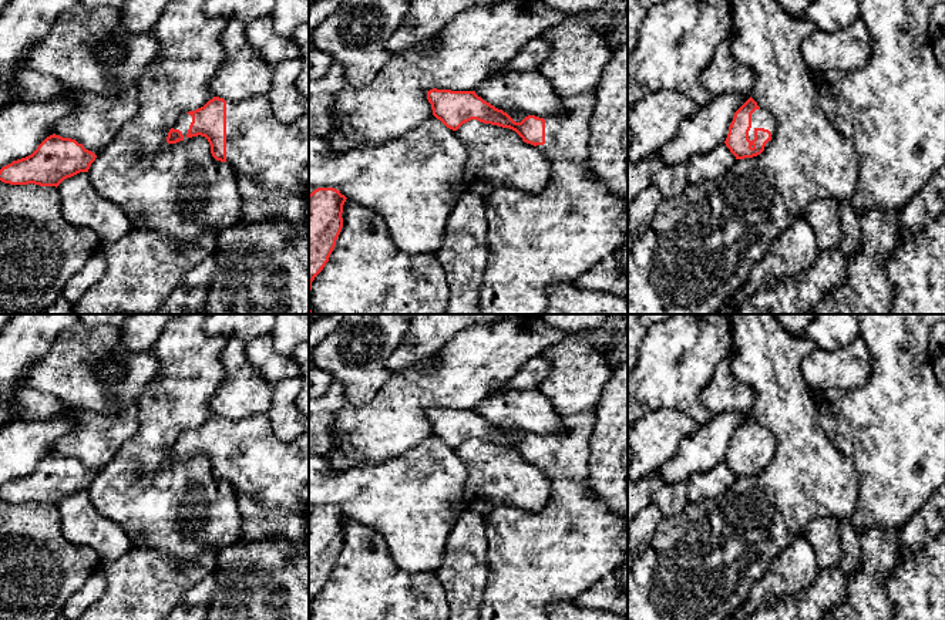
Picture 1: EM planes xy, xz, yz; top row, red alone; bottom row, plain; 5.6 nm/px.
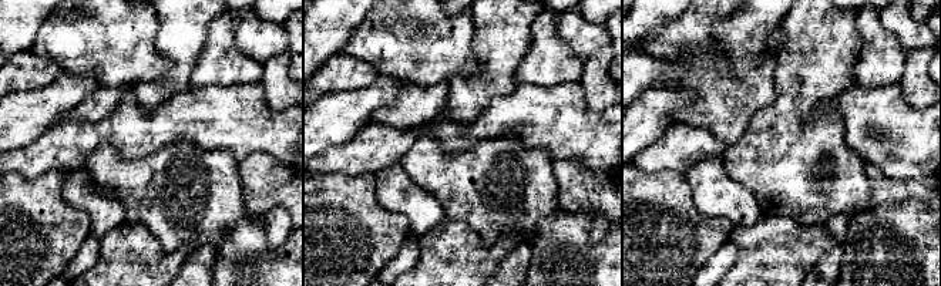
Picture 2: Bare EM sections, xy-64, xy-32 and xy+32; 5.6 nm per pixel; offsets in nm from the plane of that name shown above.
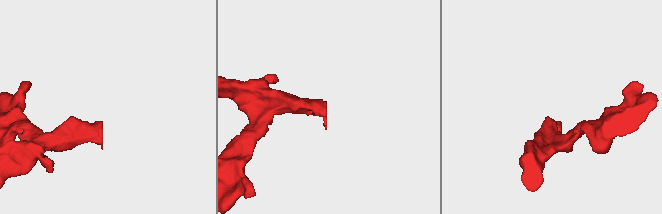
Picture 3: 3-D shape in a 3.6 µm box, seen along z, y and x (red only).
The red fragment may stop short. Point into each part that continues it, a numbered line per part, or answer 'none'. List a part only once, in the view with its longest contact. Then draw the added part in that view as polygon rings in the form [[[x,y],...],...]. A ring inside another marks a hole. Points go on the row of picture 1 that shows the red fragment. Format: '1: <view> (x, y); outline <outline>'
1: yz (760, 118); outline [[[756,109],[751,114],[751,128],[749,131],[749,139],[753,141],[754,139],[754,129],[756,128],[764,128],[769,129],[771,132],[771,138],[774,135],[774,128],[776,128],[776,122],[774,118],[764,109]]]

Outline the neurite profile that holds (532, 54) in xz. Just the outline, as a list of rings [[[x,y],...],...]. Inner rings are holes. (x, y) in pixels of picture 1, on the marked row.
[[[542,36],[532,38],[510,61],[492,68],[490,74],[538,70],[549,53],[551,46]]]

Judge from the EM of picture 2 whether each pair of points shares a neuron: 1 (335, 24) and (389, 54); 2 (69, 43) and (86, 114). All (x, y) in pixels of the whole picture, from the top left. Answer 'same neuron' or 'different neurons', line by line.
1: different neurons
2: different neurons

